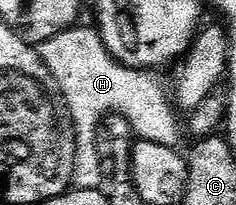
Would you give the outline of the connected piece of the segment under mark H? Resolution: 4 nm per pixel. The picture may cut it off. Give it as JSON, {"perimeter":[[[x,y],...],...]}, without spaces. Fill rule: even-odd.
{"perimeter":[[[65,27],[56,36],[43,40],[38,46],[42,62],[54,74],[58,86],[64,95],[64,101],[72,115],[76,127],[76,188],[99,189],[100,185],[100,152],[96,149],[96,132],[101,131],[102,121],[108,114],[122,114],[132,126],[133,133],[142,140],[156,142],[158,145],[177,147],[179,140],[184,136],[184,130],[175,116],[177,113],[171,104],[169,95],[166,96],[164,82],[157,71],[149,69],[128,68],[112,57],[104,44],[99,31],[92,28]]]}

